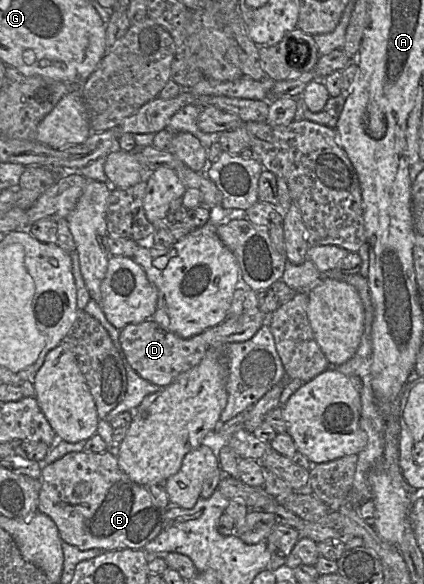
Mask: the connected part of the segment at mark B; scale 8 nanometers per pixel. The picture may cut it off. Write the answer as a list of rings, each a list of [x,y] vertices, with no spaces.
[[[71,452],[42,468],[38,512],[49,516],[56,524],[62,541],[80,550],[120,549],[142,550],[161,532],[167,509],[158,507],[148,487],[133,482],[118,465],[117,456],[103,453]]]

